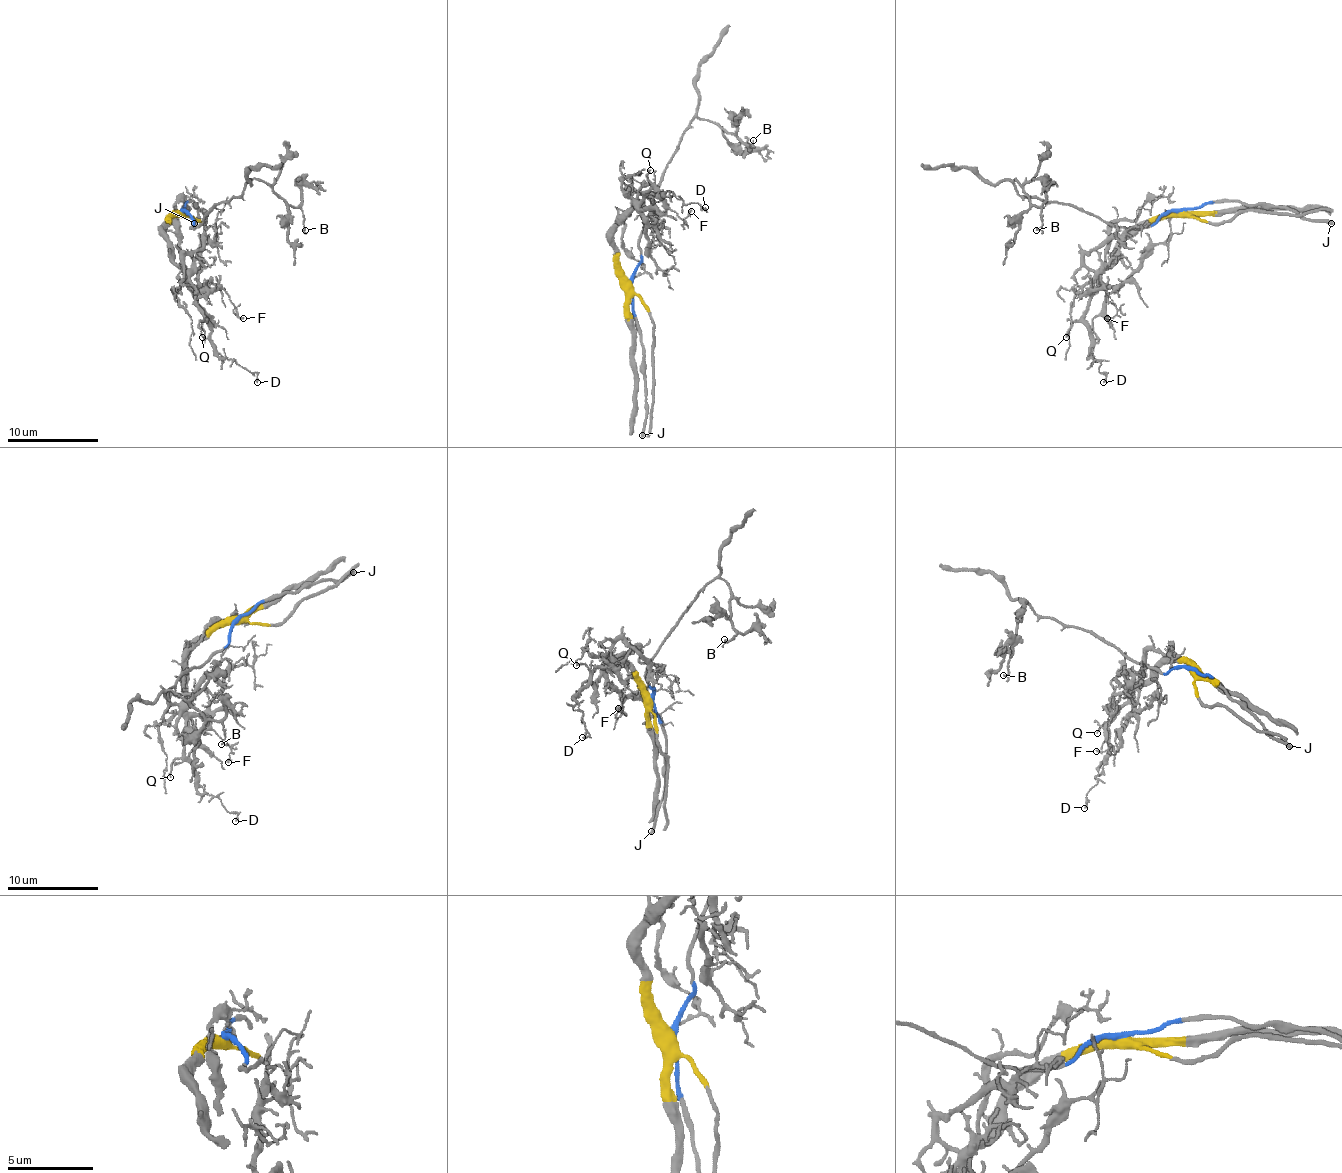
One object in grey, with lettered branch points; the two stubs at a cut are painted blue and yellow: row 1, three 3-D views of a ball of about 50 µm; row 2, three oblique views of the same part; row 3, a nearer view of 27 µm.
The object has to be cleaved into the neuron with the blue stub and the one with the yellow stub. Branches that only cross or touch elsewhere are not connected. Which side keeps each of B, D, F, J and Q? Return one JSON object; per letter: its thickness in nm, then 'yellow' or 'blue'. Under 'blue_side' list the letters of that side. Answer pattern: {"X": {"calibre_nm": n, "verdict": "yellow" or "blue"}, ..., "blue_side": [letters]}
{"B": {"calibre_nm": 160, "verdict": "blue"}, "D": {"calibre_nm": 140, "verdict": "yellow"}, "F": {"calibre_nm": 140, "verdict": "yellow"}, "J": {"calibre_nm": 280, "verdict": "blue"}, "Q": {"calibre_nm": 120, "verdict": "yellow"}, "blue_side": ["B", "J"]}

